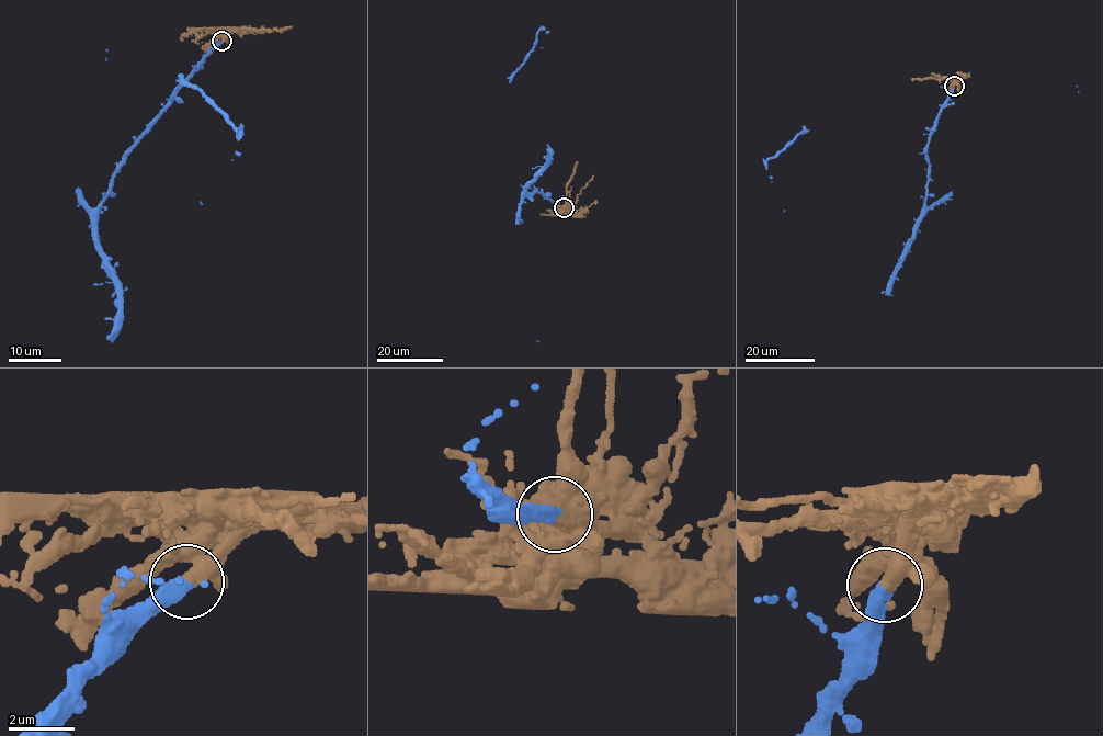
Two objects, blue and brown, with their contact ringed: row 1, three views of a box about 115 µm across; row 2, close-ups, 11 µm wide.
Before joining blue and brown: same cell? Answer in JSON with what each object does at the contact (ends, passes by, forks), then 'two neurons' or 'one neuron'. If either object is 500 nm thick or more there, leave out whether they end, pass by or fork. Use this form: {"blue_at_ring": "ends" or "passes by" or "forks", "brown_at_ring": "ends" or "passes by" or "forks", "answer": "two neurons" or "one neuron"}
{"blue_at_ring": "ends", "brown_at_ring": "ends", "answer": "two neurons"}

